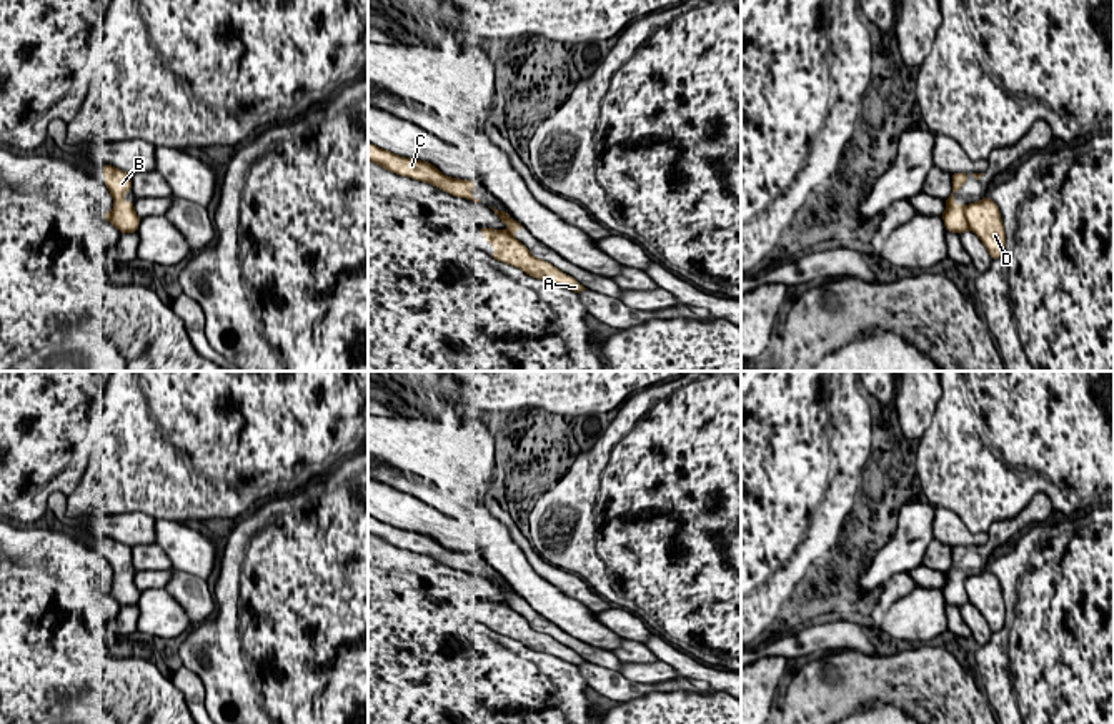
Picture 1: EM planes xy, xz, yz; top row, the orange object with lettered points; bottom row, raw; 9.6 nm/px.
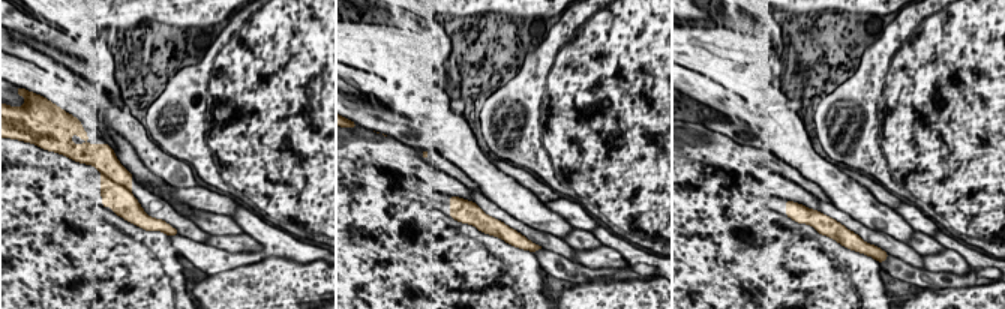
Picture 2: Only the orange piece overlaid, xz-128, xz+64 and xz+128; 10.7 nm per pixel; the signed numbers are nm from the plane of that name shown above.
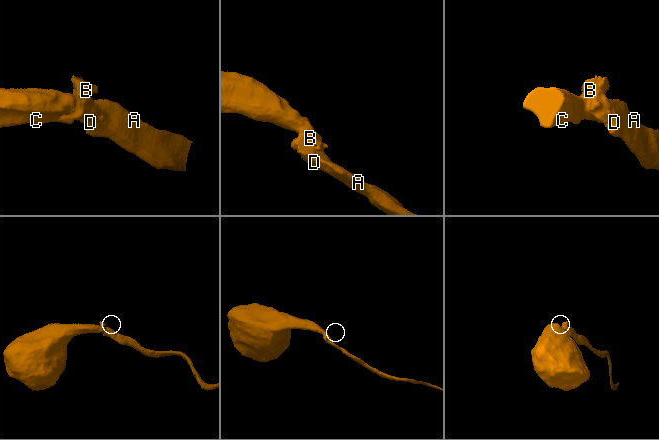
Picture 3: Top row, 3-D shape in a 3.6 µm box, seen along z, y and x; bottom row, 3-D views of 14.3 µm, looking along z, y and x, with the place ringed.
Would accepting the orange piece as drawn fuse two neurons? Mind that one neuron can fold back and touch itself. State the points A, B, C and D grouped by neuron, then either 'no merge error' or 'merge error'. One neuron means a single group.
groups A B C D; no merge error

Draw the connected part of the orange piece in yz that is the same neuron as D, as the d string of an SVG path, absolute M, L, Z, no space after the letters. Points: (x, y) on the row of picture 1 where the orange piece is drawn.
M952 173L952 193L946 198L946 211L942 213L947 231L964 233L974 231L987 248L992 260L1004 253L1006 233L999 206L991 198L969 203L966 206L954 201L954 193L967 181L967 173Z

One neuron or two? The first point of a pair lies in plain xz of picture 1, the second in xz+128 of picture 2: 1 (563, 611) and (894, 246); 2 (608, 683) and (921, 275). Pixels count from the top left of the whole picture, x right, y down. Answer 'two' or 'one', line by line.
1: two
2: one

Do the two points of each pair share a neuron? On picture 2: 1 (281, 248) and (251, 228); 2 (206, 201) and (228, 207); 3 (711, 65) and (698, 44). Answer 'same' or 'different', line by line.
1: same
2: same
3: same

